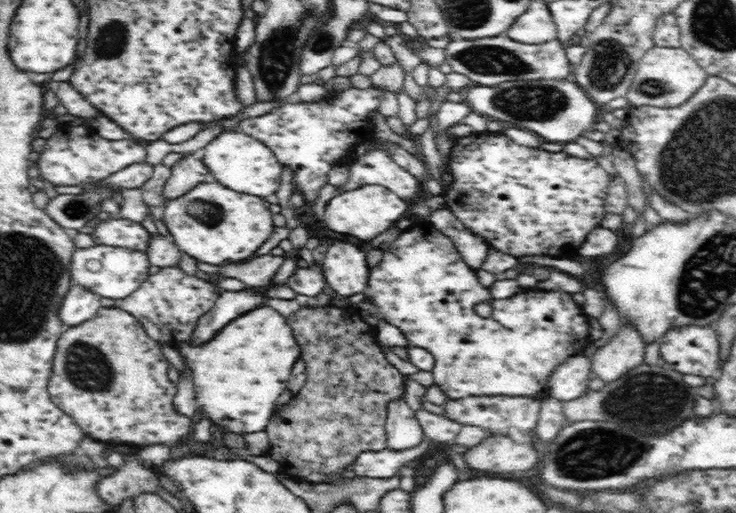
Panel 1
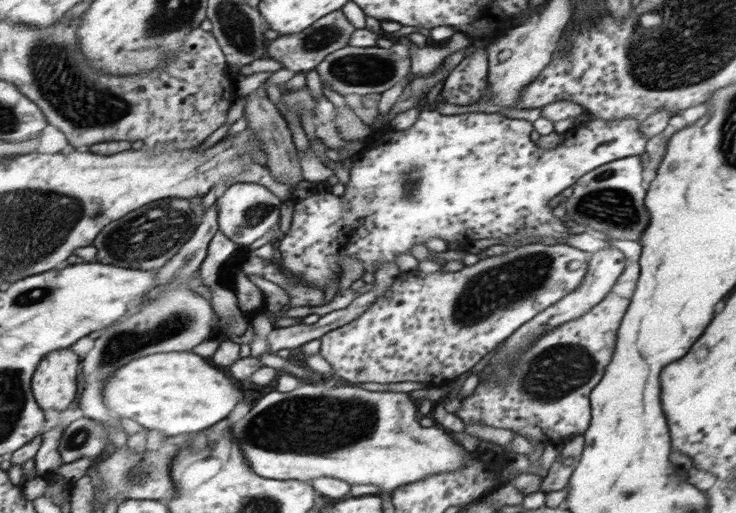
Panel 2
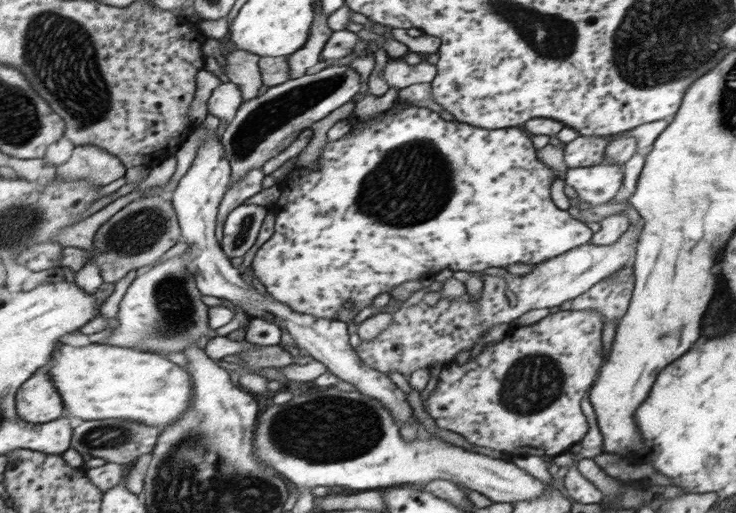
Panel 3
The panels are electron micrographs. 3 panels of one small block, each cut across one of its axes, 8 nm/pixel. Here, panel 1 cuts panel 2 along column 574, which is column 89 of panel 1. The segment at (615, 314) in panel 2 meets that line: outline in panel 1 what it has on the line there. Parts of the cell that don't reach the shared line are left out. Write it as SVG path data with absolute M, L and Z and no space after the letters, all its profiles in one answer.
M116 306L100 307L86 322L69 326L60 335L56 348L47 389L56 407L66 412L85 436L103 444L133 446L136 450L154 444L175 447L187 440L193 424L188 416L174 411L177 385L168 379L169 362L161 344L148 336L135 316Z

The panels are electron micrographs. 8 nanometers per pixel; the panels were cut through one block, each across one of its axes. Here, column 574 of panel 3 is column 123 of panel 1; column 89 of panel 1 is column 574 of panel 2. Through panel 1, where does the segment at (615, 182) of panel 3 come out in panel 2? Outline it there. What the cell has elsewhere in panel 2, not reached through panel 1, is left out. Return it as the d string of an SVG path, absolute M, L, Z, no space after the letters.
M641 155L619 158L587 172L573 184L573 194L561 204L564 220L587 226L588 231L612 240L639 241L650 216L644 203L647 190L642 187L642 172Z

